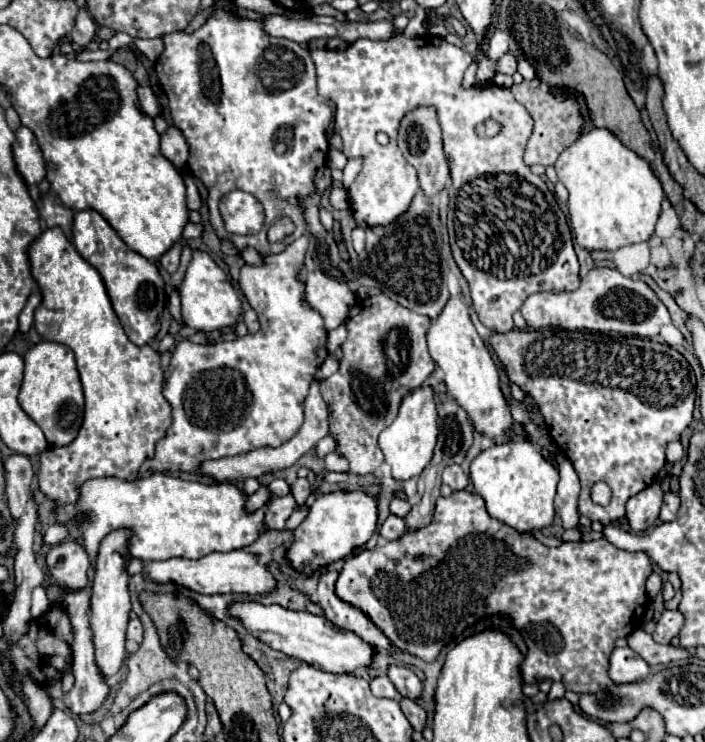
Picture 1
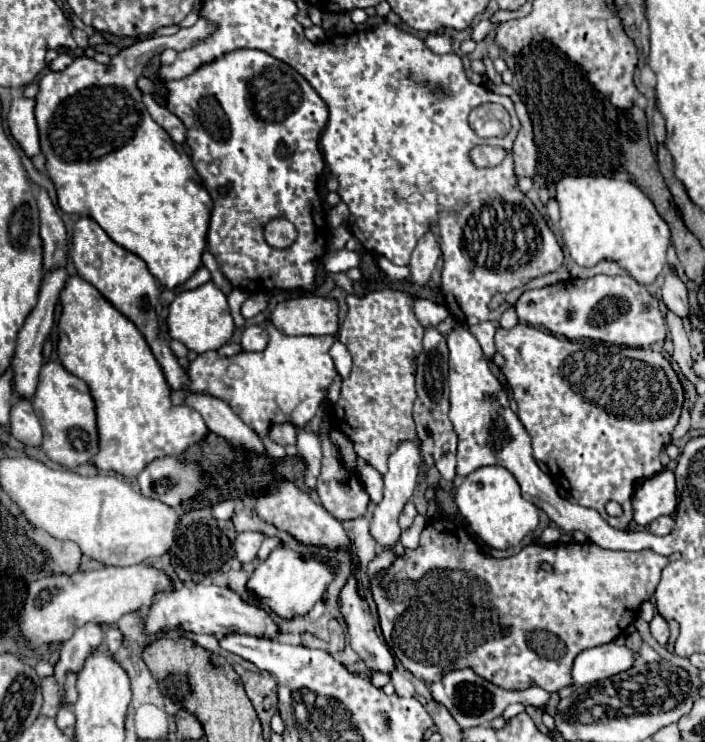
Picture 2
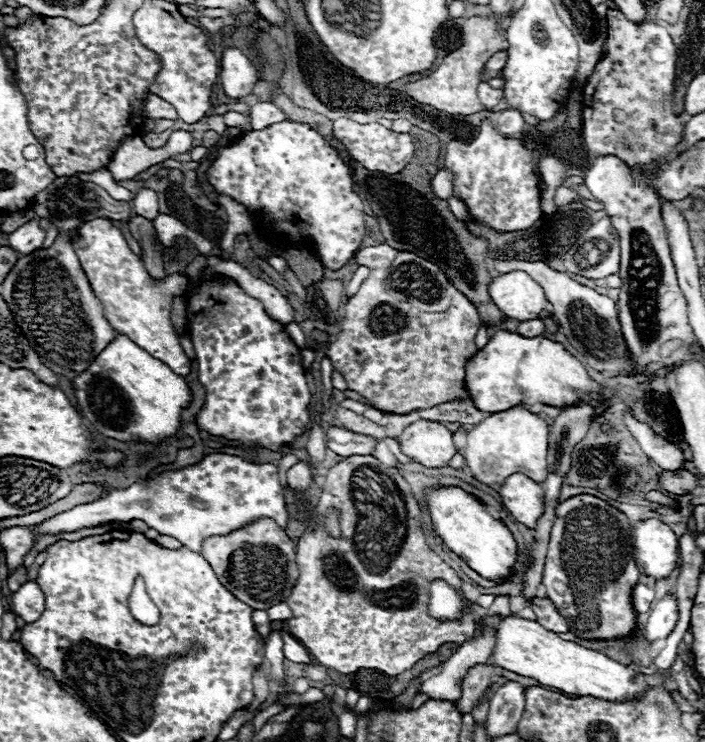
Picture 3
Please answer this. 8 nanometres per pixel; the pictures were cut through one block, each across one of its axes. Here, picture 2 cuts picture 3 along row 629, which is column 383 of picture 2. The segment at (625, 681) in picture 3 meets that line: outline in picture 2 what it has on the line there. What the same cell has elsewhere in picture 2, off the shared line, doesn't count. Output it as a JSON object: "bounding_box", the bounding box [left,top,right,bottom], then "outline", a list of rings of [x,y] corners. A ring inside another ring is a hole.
{"bounding_box":[370,440,422,546],"outline":[[[402,440],[398,442],[398,448],[390,454],[388,458],[388,474],[384,476],[384,498],[380,504],[376,504],[374,512],[372,512],[372,526],[370,532],[374,536],[374,540],[382,546],[394,546],[400,538],[400,526],[398,526],[398,516],[404,508],[404,504],[410,500],[416,482],[418,482],[418,474],[420,474],[420,466],[422,466],[422,458],[420,458],[420,446],[416,440]]]}

